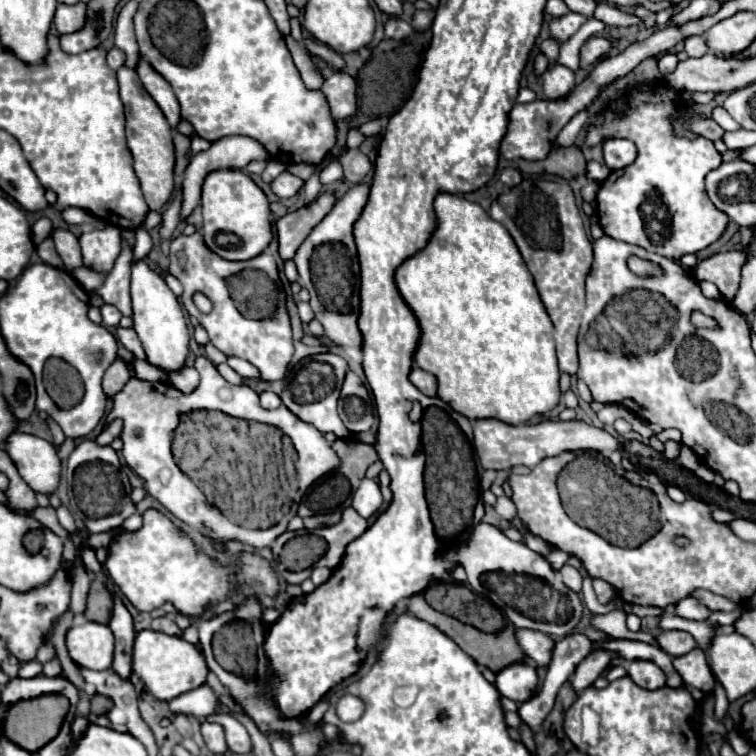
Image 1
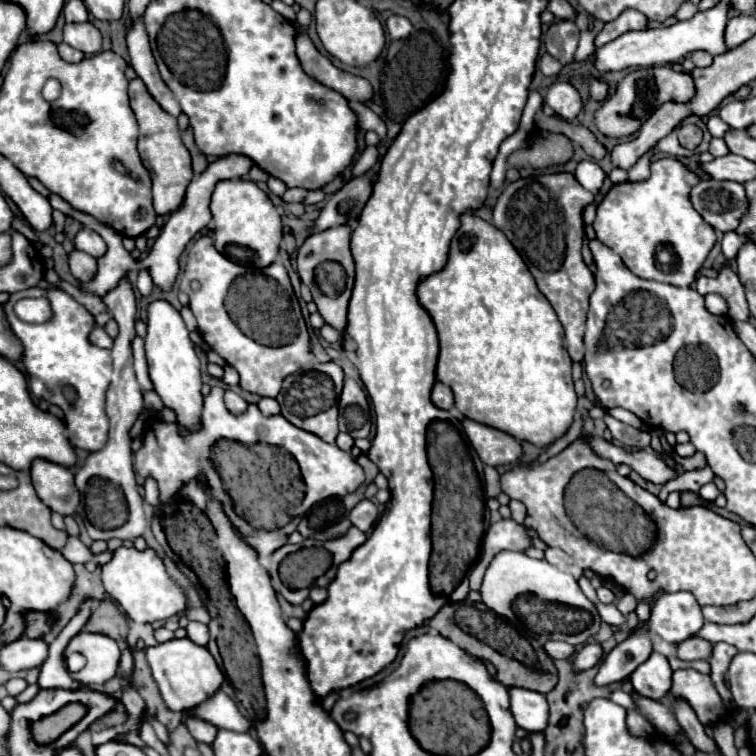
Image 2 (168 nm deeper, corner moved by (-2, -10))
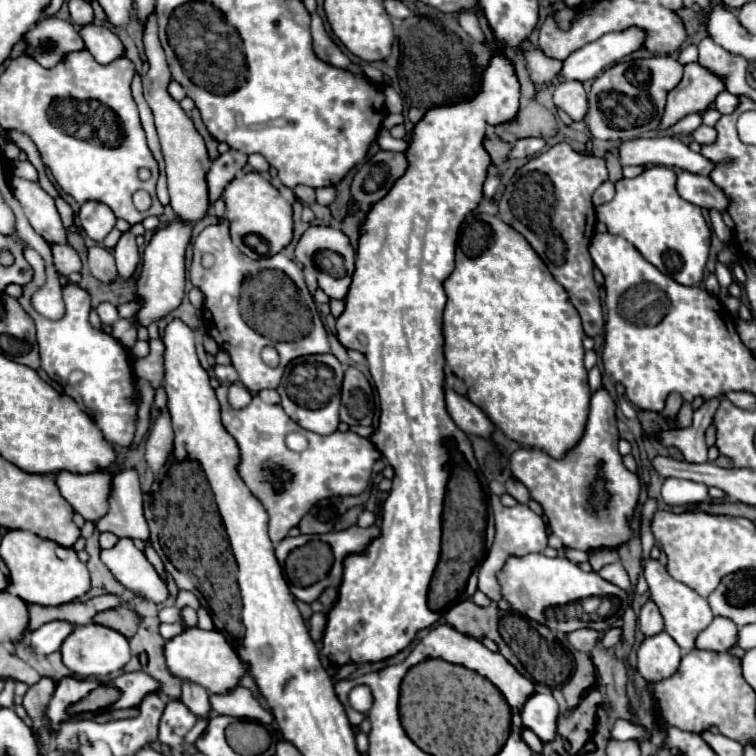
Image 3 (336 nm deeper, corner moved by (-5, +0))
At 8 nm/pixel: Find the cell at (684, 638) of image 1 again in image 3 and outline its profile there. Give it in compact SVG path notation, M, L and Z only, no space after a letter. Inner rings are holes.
M713 618L713 622L703 632L699 632L695 648L725 652L735 644L735 640L737 640L737 626L729 618Z

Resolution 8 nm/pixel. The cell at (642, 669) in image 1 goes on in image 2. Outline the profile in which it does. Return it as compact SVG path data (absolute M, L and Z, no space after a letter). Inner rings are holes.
M652 652L652 656L642 662L634 674L630 674L630 682L638 694L652 700L662 700L672 686L672 668L668 658L660 652Z

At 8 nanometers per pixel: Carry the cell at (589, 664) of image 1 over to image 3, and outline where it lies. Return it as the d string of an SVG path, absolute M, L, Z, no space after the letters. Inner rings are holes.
M651 600L641 608L641 614L639 614L639 630L645 636L655 636L655 634L659 634L663 630L663 618L661 618L657 606Z

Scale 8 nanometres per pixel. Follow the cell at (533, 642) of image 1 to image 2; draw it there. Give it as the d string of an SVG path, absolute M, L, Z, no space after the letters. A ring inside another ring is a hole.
M546 642L544 648L550 654L550 658L554 658L554 660L558 660L558 658L568 660L576 654L576 648L572 644L566 644L566 642Z

